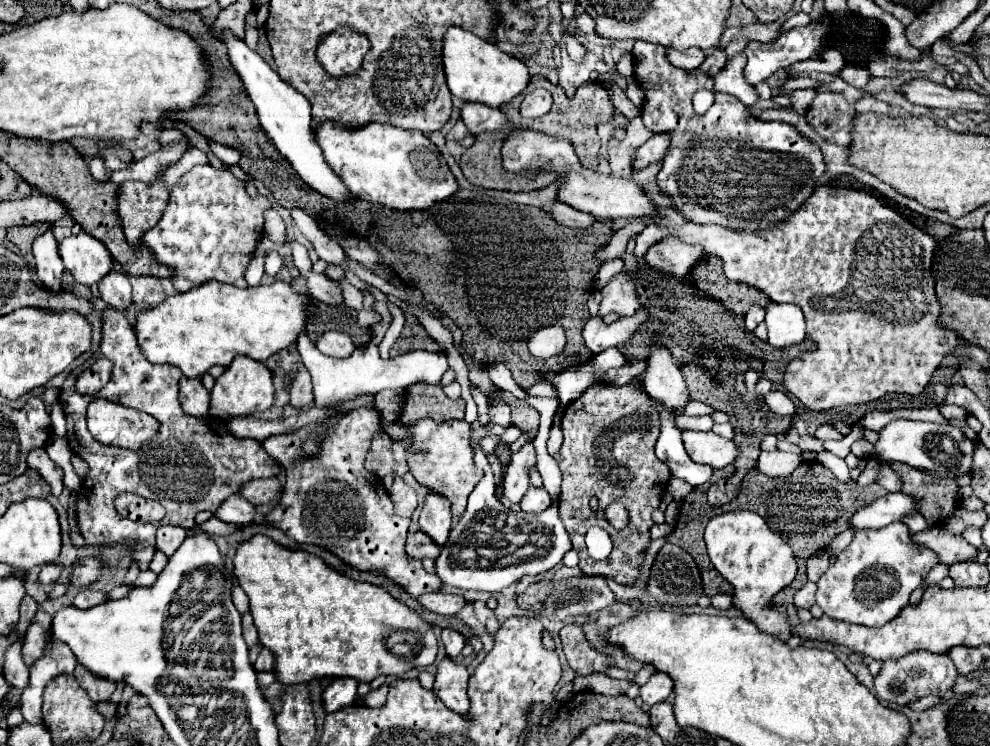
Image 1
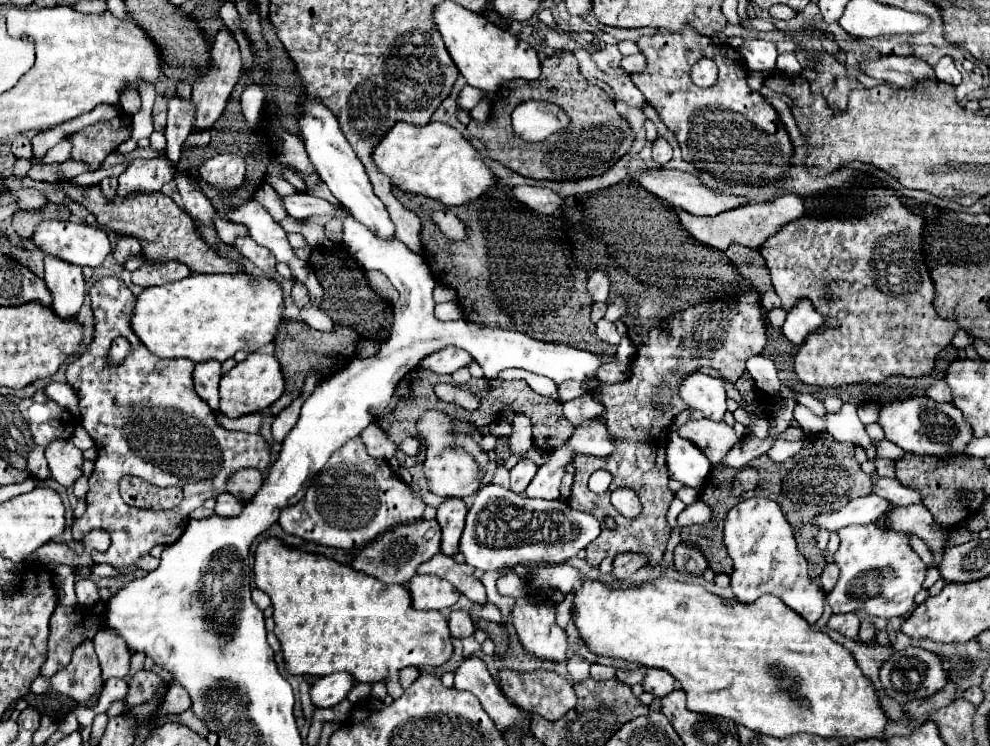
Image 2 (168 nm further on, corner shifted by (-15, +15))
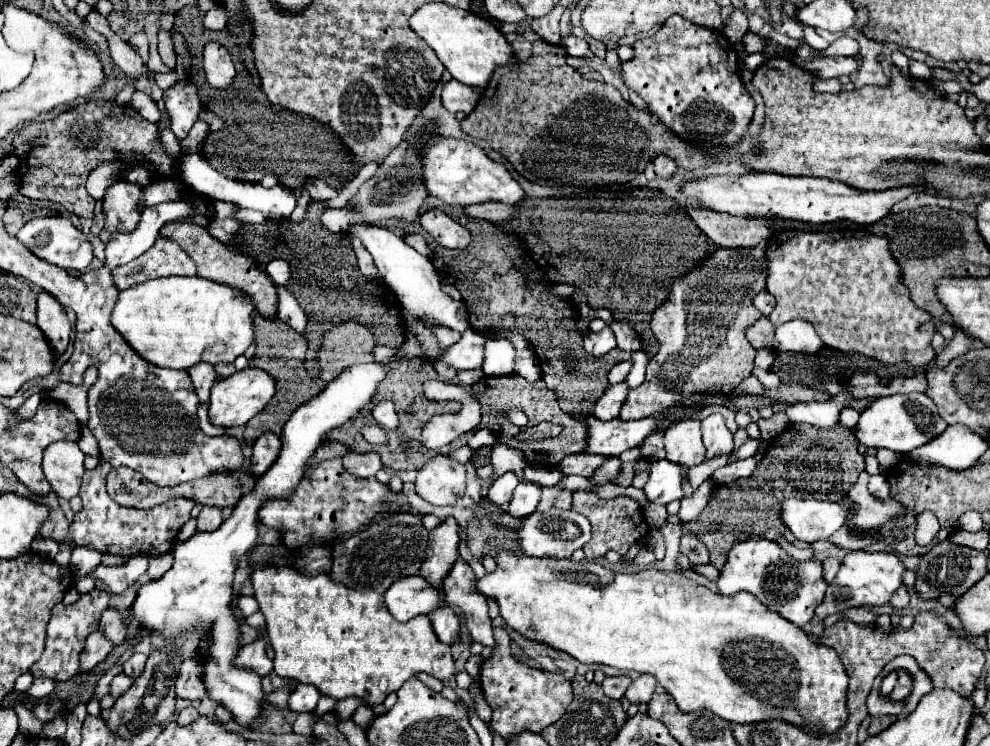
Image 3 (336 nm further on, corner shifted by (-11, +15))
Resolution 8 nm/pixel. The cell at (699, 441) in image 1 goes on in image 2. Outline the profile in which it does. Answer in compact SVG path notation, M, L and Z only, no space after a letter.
M711 419L687 421L683 427L679 427L677 433L699 447L711 463L721 461L737 441L733 427L727 423L715 423Z

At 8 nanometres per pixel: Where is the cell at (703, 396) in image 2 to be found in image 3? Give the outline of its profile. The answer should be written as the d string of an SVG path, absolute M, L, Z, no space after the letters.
M712 413L701 421L703 425L703 443L707 447L707 459L733 451L733 435L725 427L725 421L720 413Z

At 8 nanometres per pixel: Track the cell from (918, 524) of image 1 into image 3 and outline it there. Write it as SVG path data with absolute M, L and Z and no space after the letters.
M873 475L869 479L869 491L877 499L889 499L891 497L891 489L889 489L889 483L887 483L885 475Z

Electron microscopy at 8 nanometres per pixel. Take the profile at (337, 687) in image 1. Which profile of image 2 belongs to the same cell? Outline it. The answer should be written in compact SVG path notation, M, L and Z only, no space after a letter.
M333 673L327 677L319 677L309 691L311 703L315 707L333 707L345 699L351 687L353 687L353 677L349 673Z

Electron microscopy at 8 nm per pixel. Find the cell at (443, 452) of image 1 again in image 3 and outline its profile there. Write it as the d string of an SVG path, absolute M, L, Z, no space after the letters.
M449 455L427 461L415 479L415 491L431 505L455 505L465 493L467 469Z

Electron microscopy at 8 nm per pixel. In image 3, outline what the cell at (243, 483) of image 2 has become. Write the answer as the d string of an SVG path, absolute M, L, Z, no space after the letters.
M215 473L189 483L181 483L171 489L173 497L191 497L201 505L235 507L241 499L241 483L231 473Z

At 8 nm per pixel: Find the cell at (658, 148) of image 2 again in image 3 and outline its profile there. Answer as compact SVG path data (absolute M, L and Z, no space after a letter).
M655 155L653 157L653 165L655 165L655 173L661 175L661 177L669 177L677 169L675 161L671 157L667 157L667 155Z

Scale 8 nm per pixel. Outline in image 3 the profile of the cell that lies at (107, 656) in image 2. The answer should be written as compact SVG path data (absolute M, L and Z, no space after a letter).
M107 609L103 615L101 615L101 623L99 623L99 629L107 635L107 639L111 639L113 645L121 645L125 641L125 635L127 635L127 629L125 629L125 621L123 617L113 611L113 609Z

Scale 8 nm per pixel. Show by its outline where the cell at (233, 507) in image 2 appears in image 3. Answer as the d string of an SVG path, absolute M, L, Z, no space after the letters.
M203 507L197 517L197 531L215 531L223 523L223 509Z

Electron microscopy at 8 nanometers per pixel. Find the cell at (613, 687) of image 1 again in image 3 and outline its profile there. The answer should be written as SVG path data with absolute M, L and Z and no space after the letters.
M605 677L605 681L601 683L603 691L611 699L621 699L629 685L631 685L631 677Z

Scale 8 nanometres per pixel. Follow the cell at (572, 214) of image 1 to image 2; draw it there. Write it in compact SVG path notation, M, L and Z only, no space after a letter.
M521 185L521 187L511 187L511 193L521 205L525 205L527 209L531 209L539 215L551 215L563 203L563 199L557 193L553 193L551 189L545 189L545 187Z

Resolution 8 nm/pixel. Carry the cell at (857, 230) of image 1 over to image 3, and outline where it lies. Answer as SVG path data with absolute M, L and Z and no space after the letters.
M844 230L777 231L767 247L767 291L777 299L777 305L769 319L775 325L783 325L791 319L807 319L815 325L819 337L839 351L855 351L865 357L877 359L883 365L895 365L905 361L921 367L935 357L931 339L937 333L935 321L929 313L921 311L909 297L909 289L903 287L903 273L895 261L889 241L863 231L859 238L844 237Z

